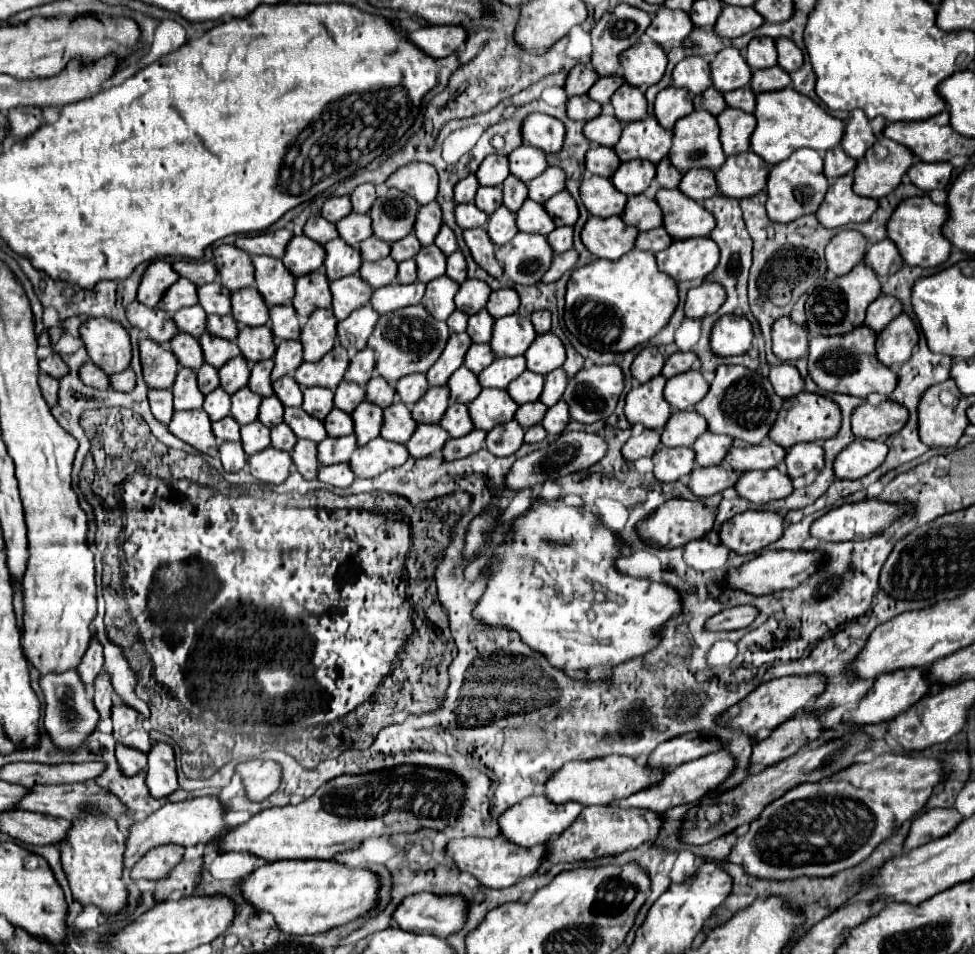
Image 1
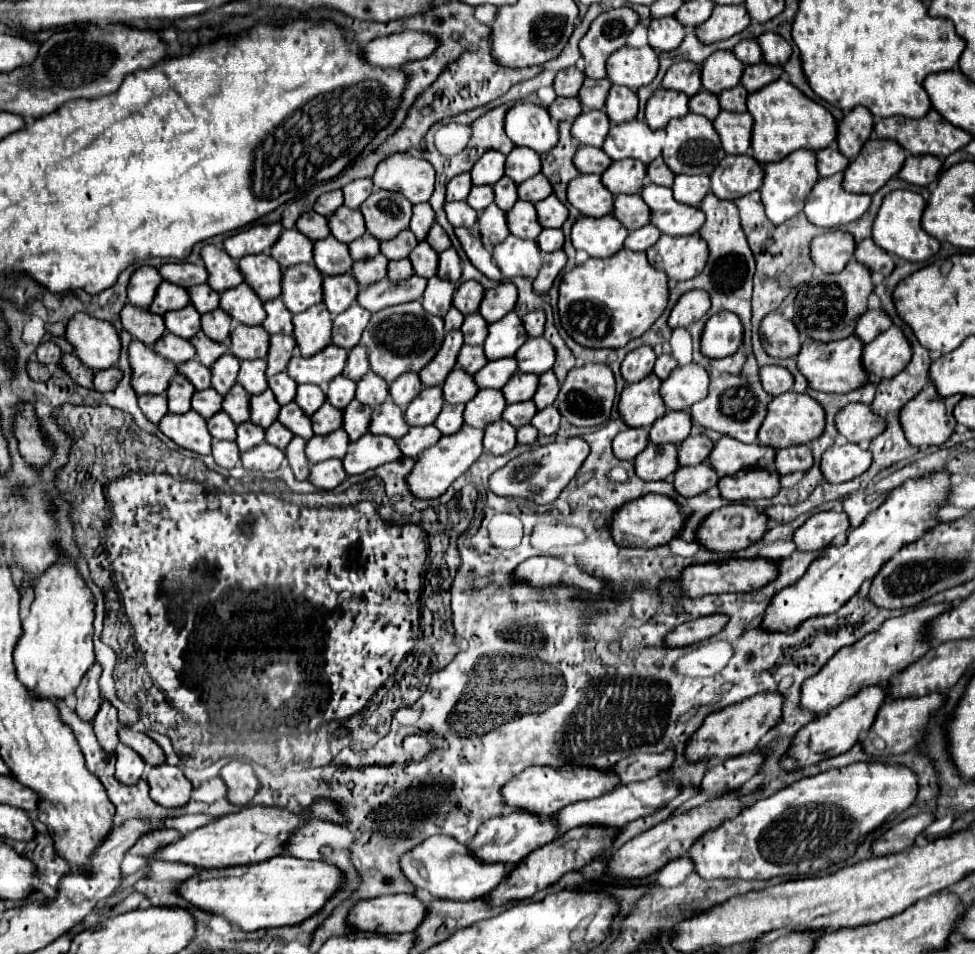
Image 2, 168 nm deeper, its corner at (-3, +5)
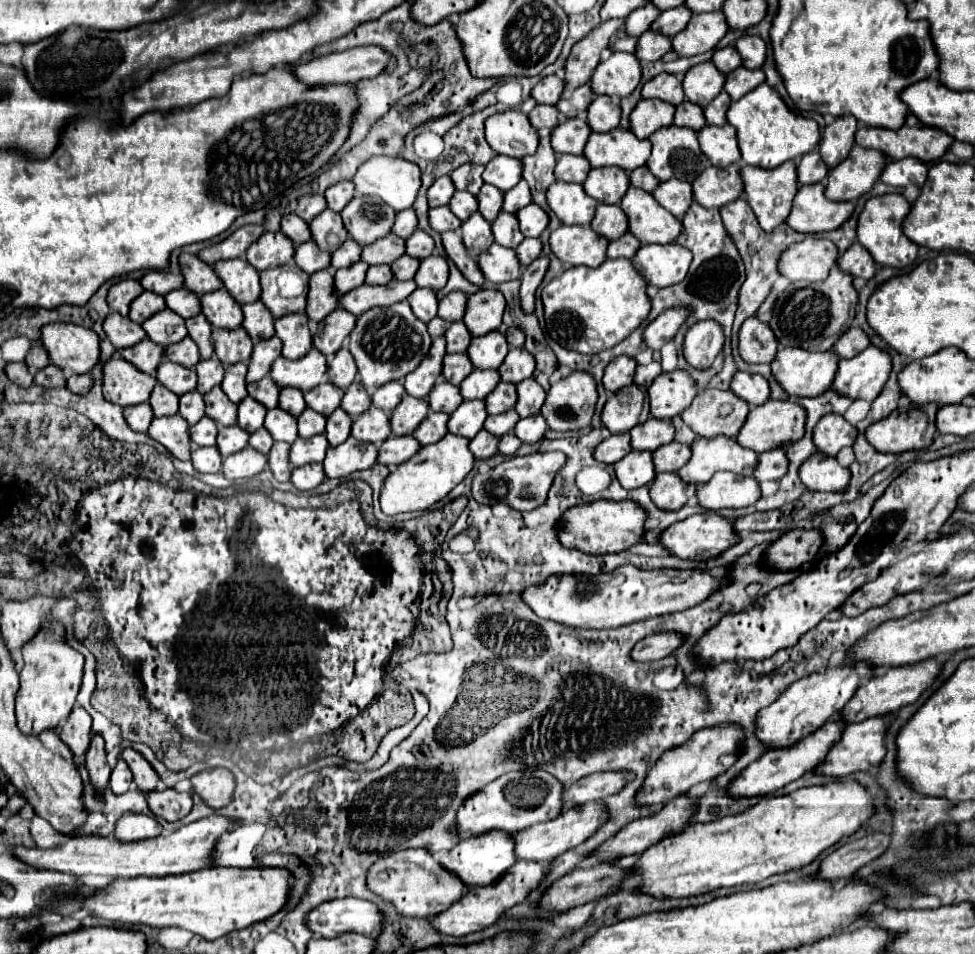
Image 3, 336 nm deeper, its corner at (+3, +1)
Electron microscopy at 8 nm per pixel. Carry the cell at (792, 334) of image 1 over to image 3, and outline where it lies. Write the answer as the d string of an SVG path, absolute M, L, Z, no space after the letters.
M756 316L748 318L740 328L740 356L750 364L772 362L778 352L778 338L766 322L760 322Z

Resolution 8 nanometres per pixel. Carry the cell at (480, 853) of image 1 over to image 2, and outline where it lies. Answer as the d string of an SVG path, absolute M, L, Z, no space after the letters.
M432 836L424 840L420 846L414 846L406 854L402 854L400 870L410 884L428 890L432 898L458 902L484 898L484 894L492 892L508 874L506 866L476 862L476 858L472 858L472 852L464 844L458 844L454 838L448 836Z

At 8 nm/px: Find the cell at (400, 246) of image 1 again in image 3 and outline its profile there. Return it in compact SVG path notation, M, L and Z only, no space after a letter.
M390 232L386 238L380 238L378 242L368 244L362 250L362 260L370 266L372 264L392 264L404 254L406 254L406 240Z

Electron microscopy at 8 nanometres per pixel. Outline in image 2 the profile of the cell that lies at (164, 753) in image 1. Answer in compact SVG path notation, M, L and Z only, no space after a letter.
M156 766L148 776L150 798L164 808L180 808L190 800L192 784L178 766Z

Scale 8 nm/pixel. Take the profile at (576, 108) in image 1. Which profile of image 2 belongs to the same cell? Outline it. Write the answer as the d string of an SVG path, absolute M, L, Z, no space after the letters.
M556 98L548 106L548 114L550 114L552 122L562 122L562 120L572 122L580 112L582 112L582 106L576 98Z

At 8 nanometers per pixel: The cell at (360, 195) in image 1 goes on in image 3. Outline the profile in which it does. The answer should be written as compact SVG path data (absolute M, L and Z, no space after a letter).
M346 180L346 182L338 182L334 186L330 186L326 192L326 202L328 202L328 208L334 210L334 212L340 212L344 210L344 206L354 198L354 182Z

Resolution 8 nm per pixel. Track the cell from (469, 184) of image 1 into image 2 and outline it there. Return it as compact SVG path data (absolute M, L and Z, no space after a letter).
M458 174L454 176L448 184L446 184L446 200L452 202L452 200L466 200L468 194L470 194L470 188L472 188L472 178L470 174Z

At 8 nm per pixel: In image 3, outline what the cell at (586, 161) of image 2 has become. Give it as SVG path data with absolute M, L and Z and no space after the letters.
M562 154L556 164L556 178L564 182L578 182L582 184L590 172L590 162L586 162L584 156L574 156L574 154Z

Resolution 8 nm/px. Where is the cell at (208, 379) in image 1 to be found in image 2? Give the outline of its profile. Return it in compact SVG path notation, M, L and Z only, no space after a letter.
M188 360L184 364L178 366L178 374L186 376L188 382L196 388L196 390L206 390L210 386L210 370L206 366L202 366L196 360Z

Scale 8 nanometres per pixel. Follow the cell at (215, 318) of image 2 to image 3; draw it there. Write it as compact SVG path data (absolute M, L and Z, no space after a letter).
M198 314L190 320L186 320L186 328L190 338L198 344L202 358L212 358L214 354L214 344L212 344L212 326L206 320L204 314Z

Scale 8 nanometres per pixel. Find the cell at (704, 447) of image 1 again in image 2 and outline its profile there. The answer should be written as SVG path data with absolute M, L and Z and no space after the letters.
M692 434L682 444L678 444L678 464L694 466L708 458L712 450L712 440L704 434Z

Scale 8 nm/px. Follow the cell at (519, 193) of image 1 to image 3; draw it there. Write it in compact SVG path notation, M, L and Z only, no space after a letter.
M484 184L482 190L478 192L478 210L480 210L480 214L488 222L492 222L498 216L498 212L502 210L502 200L504 200L502 190L498 190L498 188L490 186L490 184Z

